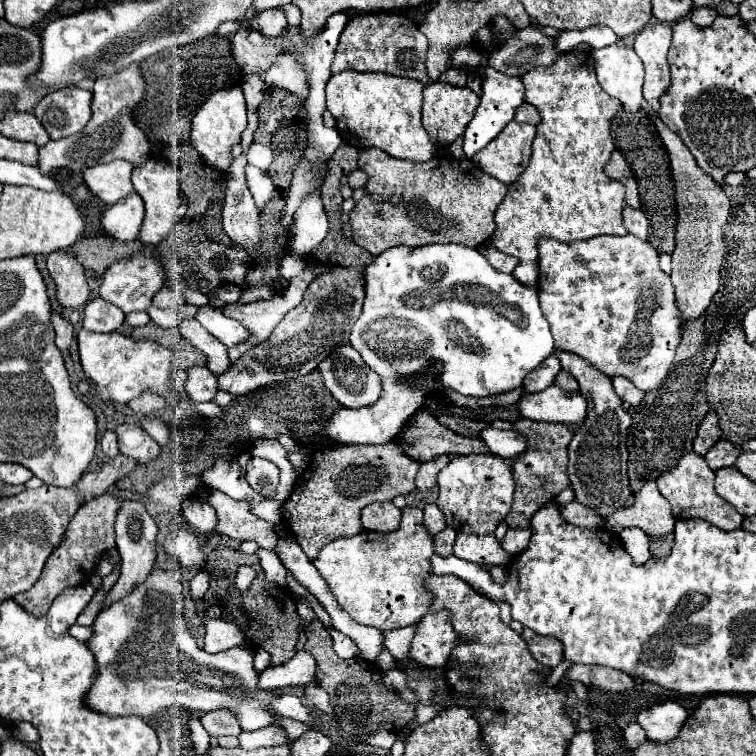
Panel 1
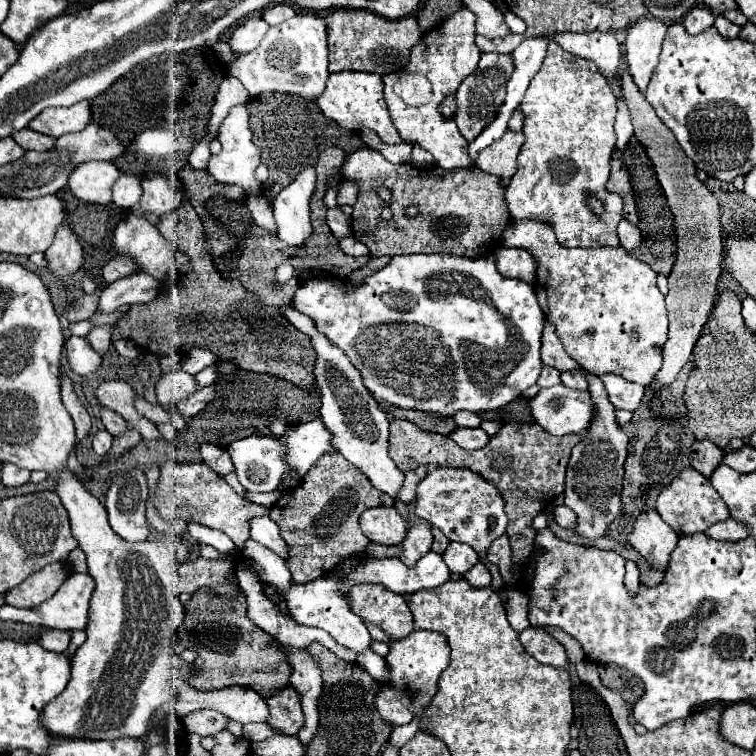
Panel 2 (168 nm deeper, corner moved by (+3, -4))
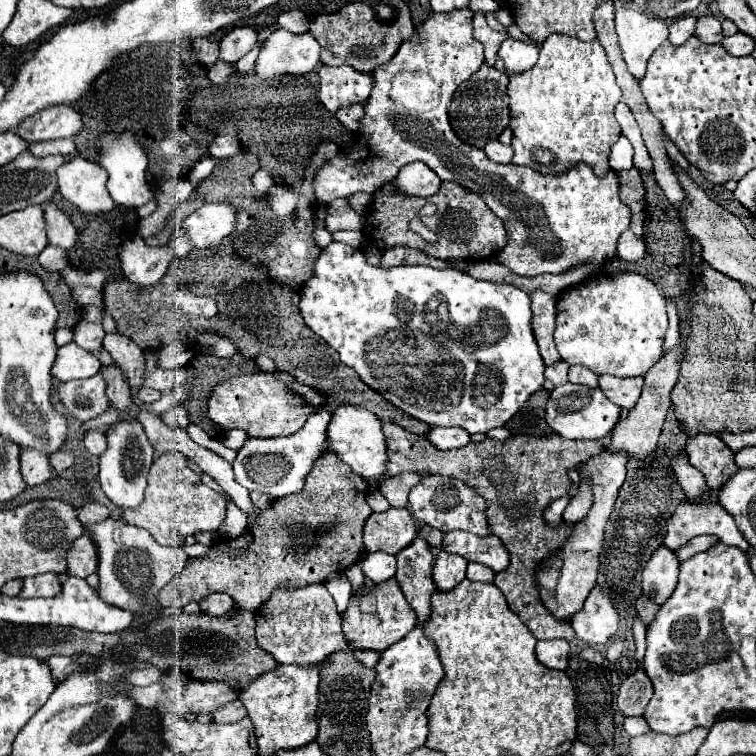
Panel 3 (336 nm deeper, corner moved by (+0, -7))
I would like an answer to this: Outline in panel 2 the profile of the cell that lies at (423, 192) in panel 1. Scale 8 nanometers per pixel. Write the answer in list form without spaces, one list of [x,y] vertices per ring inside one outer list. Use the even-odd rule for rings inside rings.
[[[360,149],[346,159],[342,175],[360,187],[352,213],[352,231],[370,249],[372,257],[412,253],[486,257],[500,247],[502,231],[510,221],[504,183],[480,169],[444,171],[432,165],[420,171],[410,163],[394,165],[378,151]],[[410,205],[420,207],[420,213],[412,219],[404,215],[404,209]]]

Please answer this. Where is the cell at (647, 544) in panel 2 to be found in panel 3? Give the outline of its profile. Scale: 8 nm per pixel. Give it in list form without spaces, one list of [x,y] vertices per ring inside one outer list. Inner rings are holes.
[[[665,544],[659,546],[659,550],[655,550],[651,560],[643,568],[643,592],[661,606],[675,590],[677,574],[679,560],[675,552]]]

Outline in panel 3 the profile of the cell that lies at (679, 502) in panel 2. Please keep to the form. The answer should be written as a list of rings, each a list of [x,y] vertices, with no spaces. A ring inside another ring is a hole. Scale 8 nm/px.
[[[683,500],[667,520],[665,544],[671,550],[677,550],[699,534],[715,534],[723,544],[739,546],[743,550],[749,548],[739,528],[735,526],[735,520],[731,518],[731,514],[727,514],[727,510],[723,510],[719,502]]]

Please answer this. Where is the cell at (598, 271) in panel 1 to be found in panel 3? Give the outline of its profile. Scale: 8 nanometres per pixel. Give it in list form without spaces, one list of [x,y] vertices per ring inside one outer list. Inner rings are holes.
[[[619,272],[615,276],[601,276],[599,280],[585,280],[569,286],[557,294],[557,328],[555,344],[567,364],[579,364],[595,374],[611,374],[621,378],[645,376],[655,362],[663,358],[663,342],[667,332],[665,296],[659,288],[639,272]]]

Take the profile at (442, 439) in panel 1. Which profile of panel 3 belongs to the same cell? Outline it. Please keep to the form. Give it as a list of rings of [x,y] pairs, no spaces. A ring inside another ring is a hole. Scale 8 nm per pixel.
[[[383,424],[383,432],[387,436],[389,446],[389,464],[387,474],[395,476],[399,472],[423,472],[441,474],[449,478],[457,478],[467,482],[479,494],[483,494],[487,502],[487,520],[495,536],[503,538],[511,554],[511,564],[503,572],[495,574],[493,584],[505,594],[509,608],[521,618],[521,622],[533,632],[537,640],[553,640],[563,638],[567,642],[577,640],[575,630],[569,622],[559,622],[539,600],[539,592],[535,586],[535,570],[537,564],[551,554],[565,538],[569,536],[569,526],[565,524],[559,530],[551,530],[543,522],[543,510],[549,502],[567,494],[571,480],[569,470],[575,464],[585,462],[587,458],[599,454],[605,446],[599,440],[565,440],[557,434],[535,438],[535,436],[511,436],[507,442],[497,442],[485,438],[475,444],[469,442],[457,450],[439,450],[425,436],[407,432],[395,424]],[[511,446],[507,454],[503,448]]]

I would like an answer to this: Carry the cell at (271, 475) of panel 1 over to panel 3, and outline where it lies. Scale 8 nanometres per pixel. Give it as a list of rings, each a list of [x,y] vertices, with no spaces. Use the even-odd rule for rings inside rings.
[[[319,408],[307,418],[301,430],[297,430],[287,438],[249,438],[243,444],[243,448],[237,450],[237,458],[233,462],[235,480],[247,490],[265,492],[271,498],[283,498],[283,496],[301,492],[313,462],[325,450],[329,420],[331,420],[331,414],[325,408]]]

